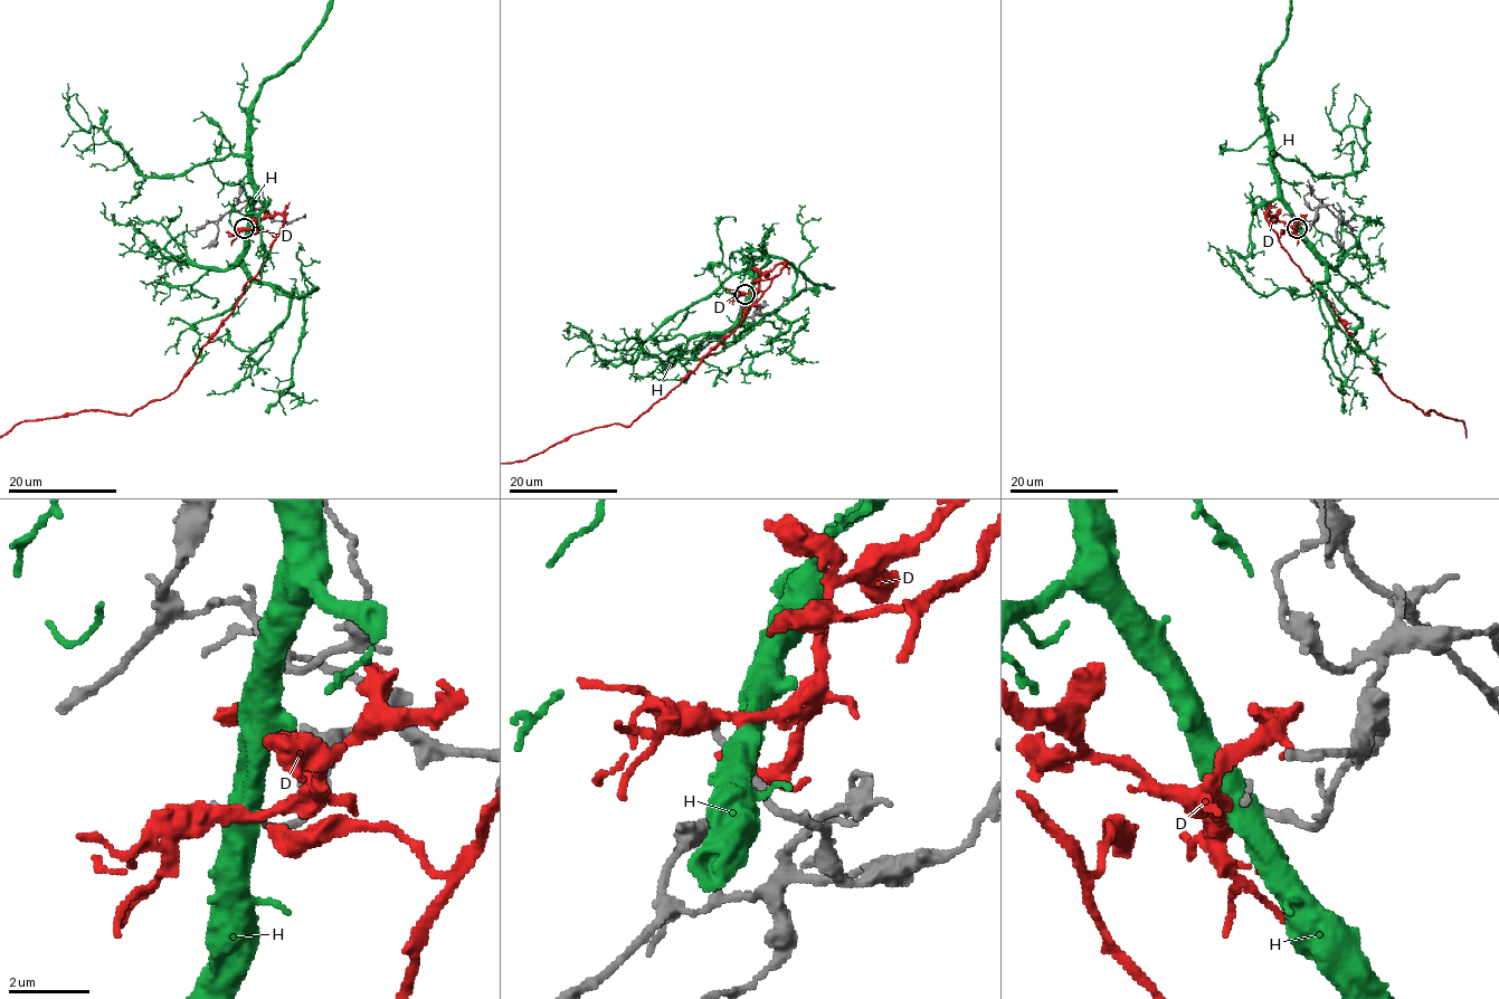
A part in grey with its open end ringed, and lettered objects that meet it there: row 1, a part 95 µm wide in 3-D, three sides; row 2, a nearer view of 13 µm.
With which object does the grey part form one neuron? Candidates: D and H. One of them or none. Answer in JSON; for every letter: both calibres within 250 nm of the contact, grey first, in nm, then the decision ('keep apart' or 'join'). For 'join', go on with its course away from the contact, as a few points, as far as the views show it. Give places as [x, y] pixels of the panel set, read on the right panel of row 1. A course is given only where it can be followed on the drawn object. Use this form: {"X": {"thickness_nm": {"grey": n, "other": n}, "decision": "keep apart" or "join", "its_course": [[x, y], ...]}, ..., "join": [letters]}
{"D": {"thickness_nm": {"grey": 180, "other": 480}, "decision": "keep apart"}, "H": {"thickness_nm": {"grey": 280, "other": 550}, "decision": "keep apart"}, "join": []}

